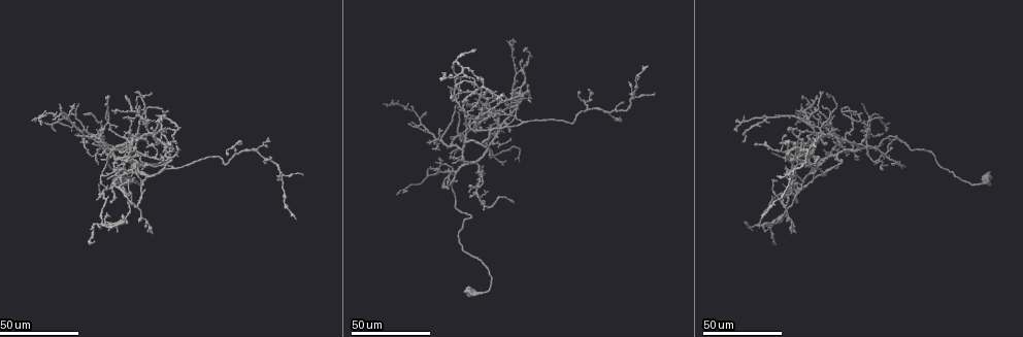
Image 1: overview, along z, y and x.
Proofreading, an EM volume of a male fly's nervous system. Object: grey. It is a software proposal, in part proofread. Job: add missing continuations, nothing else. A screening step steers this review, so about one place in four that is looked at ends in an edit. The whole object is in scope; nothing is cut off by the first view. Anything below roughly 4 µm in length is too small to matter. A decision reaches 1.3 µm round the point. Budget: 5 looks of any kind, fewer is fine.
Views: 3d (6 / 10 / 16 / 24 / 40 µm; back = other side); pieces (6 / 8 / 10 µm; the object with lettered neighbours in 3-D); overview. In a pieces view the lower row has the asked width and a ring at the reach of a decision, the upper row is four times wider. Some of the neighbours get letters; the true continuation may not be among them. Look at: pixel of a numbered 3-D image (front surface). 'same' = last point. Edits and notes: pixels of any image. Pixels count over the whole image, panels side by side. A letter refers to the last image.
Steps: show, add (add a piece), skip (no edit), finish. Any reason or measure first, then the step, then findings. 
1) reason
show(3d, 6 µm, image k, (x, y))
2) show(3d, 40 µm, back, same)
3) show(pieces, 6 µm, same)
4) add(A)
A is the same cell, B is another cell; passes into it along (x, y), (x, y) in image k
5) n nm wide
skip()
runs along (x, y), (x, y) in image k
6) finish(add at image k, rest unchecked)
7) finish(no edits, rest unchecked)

an open end
show(3d, 24 µm, image 1, (125, 101))

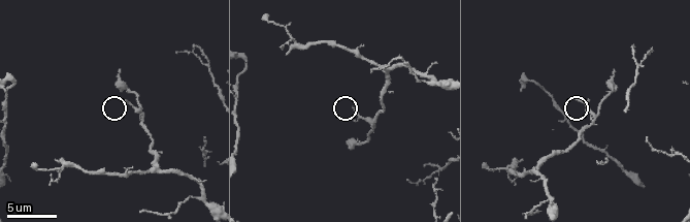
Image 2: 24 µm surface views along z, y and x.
what lies round it
show(pieces, 8 µm, image 2, (122, 99))

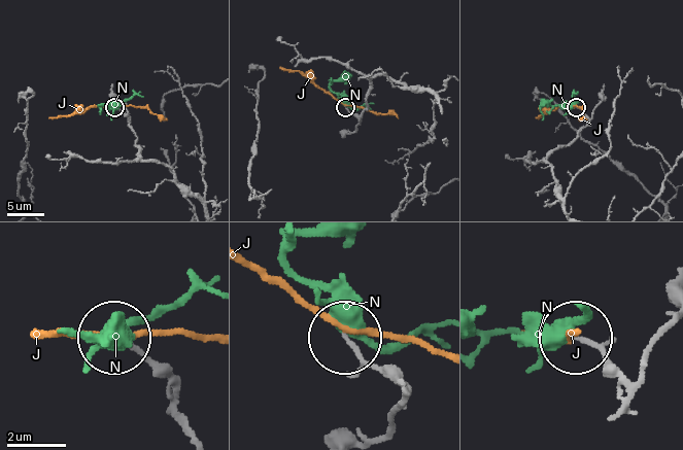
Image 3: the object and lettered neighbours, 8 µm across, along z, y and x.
skip()
J and N are other cells; runs along (402, 382), (382, 374), (347, 340) in image 3; no lettered piece goes on from it

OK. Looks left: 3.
branch stops here
show(3d, 24 µm, image 1, (156, 115))

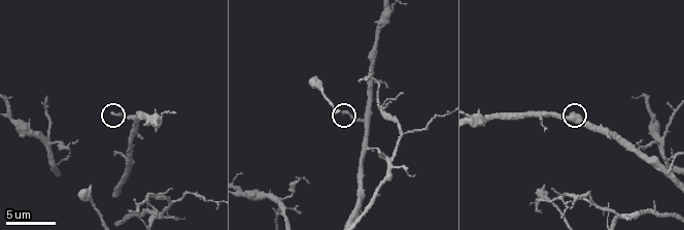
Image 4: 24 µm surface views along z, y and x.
show(pieces, 6 µm, image 4, (341, 113))

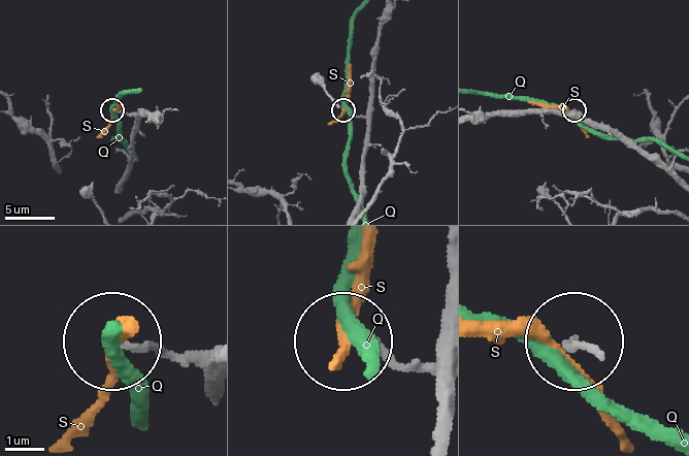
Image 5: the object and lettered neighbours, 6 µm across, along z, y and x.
skip()
Q and S are other cells; none of them fits

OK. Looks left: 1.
finish(no edits, rest unchecked)

